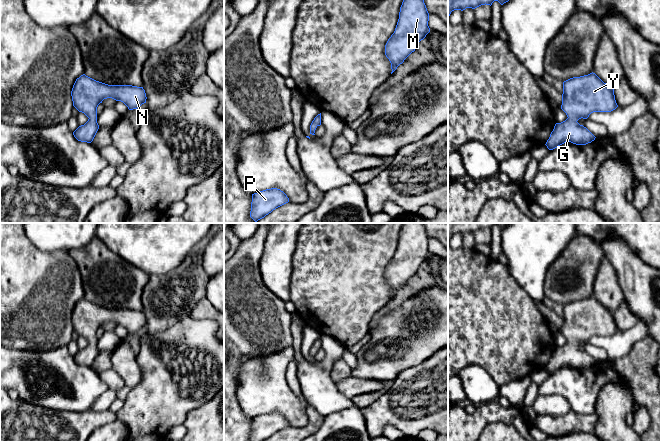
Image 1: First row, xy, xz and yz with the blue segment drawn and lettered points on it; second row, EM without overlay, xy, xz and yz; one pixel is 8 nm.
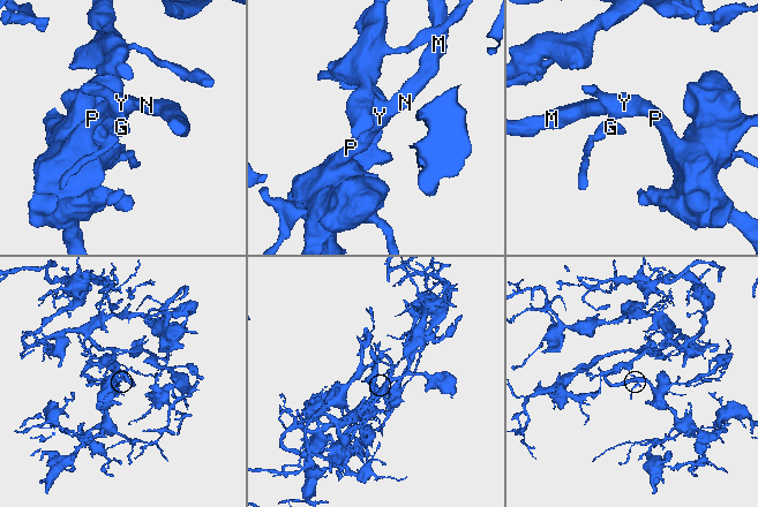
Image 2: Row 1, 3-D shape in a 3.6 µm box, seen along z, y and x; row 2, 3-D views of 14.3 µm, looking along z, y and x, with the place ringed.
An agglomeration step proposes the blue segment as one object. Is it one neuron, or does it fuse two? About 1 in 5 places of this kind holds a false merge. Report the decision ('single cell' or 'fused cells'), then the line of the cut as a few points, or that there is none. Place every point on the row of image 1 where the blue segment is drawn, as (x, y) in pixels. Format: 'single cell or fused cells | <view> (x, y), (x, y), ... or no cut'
single cell | no cut

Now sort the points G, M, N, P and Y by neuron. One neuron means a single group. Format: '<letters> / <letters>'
G M N P Y

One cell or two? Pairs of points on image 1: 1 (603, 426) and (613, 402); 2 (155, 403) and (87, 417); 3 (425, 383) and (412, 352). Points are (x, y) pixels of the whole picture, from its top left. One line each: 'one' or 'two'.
1: one
2: two
3: two

